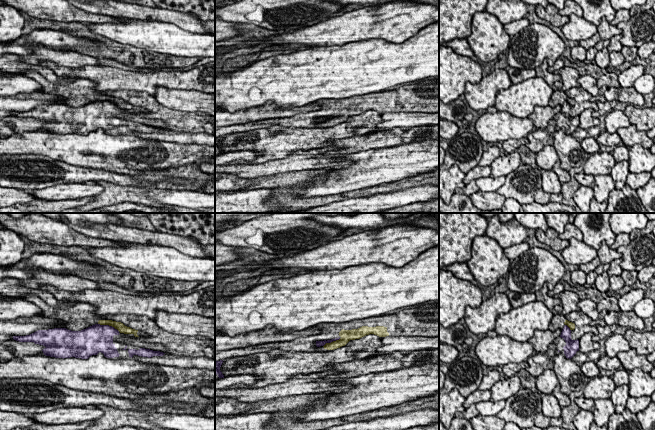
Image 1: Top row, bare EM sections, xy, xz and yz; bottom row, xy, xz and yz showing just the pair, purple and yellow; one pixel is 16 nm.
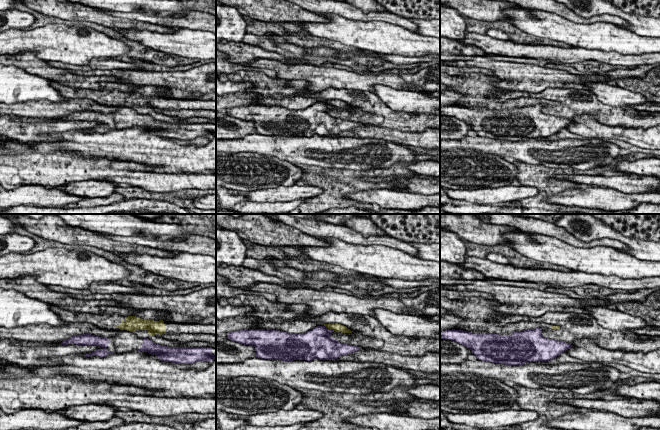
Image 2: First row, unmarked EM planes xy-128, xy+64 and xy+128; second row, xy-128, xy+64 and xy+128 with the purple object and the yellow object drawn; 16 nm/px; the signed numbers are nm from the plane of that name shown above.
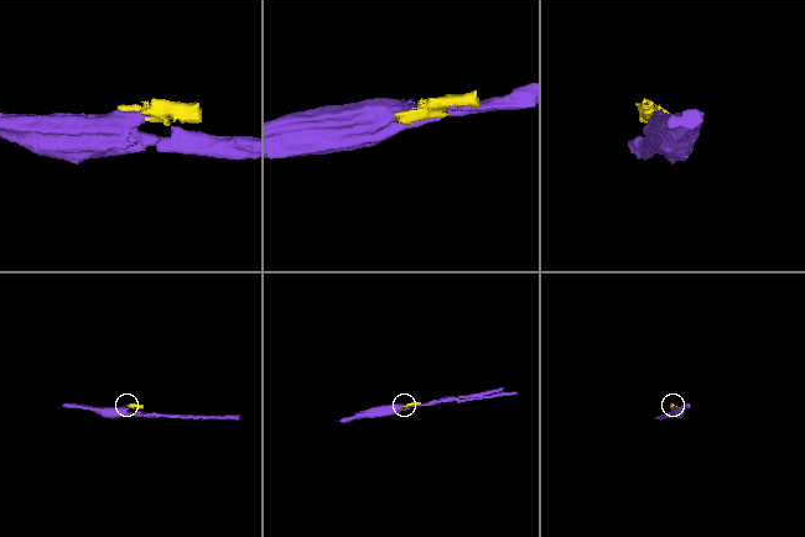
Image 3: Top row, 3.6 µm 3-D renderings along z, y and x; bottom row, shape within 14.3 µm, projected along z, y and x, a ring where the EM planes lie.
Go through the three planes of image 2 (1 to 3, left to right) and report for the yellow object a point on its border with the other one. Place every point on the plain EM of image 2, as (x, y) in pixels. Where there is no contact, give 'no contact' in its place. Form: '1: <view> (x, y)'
1: no contact
2: xy+64 (329, 105)
3: no contact

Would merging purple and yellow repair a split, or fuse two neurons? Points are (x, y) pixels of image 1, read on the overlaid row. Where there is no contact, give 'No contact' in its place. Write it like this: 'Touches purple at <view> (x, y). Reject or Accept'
Touches purple at xy (108, 325). Reject

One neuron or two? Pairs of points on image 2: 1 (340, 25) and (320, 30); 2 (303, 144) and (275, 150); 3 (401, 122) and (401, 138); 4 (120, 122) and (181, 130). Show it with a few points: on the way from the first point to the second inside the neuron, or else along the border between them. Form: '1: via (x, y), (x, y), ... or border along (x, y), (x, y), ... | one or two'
1: via (335, 30), (325, 30) | one
2: via (296, 148), (282, 148) | one
3: border along (383, 126), (389, 129), (424, 131) | two
4: via (135, 121), (147, 121), (166, 128) | one

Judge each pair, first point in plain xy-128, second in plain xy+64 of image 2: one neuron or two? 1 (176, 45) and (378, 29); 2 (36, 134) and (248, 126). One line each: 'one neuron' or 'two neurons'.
1: one neuron
2: one neuron

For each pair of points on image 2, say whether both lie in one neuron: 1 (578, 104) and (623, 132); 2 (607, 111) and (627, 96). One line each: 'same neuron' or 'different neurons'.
1: different neurons
2: different neurons

